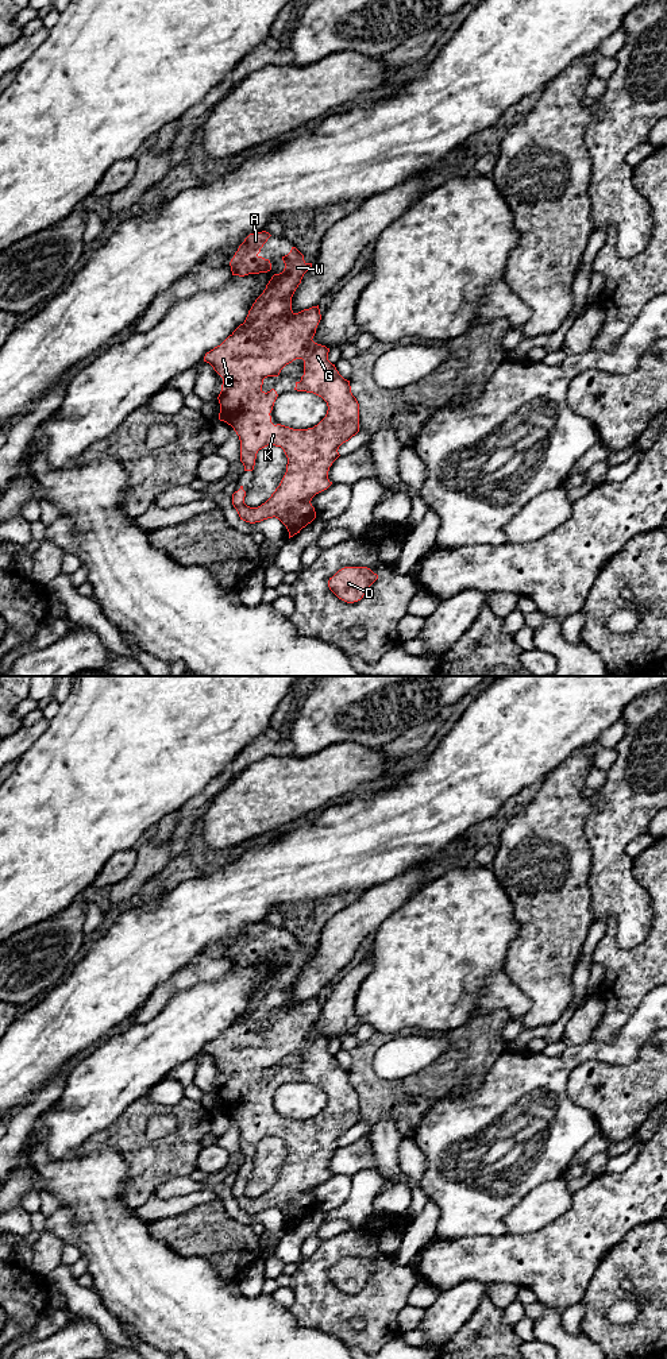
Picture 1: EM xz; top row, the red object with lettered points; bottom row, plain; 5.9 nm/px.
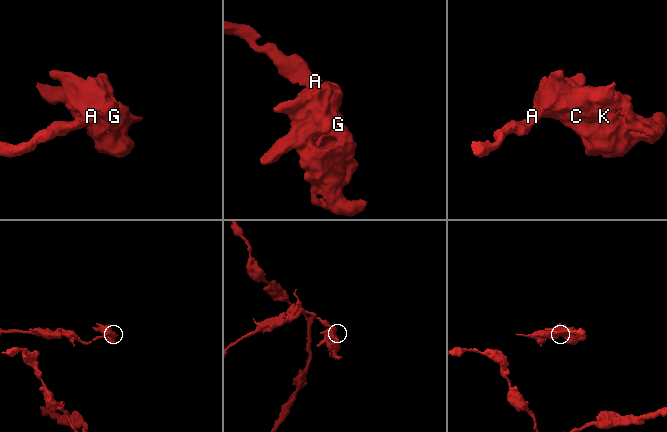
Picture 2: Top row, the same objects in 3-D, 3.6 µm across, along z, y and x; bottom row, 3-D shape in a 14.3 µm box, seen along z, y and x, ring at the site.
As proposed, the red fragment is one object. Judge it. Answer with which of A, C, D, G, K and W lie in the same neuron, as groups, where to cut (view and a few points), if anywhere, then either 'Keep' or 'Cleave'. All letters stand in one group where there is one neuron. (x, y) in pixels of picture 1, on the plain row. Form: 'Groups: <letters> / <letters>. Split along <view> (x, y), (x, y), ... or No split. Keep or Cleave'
Groups: A C D G K W. No split. Keep

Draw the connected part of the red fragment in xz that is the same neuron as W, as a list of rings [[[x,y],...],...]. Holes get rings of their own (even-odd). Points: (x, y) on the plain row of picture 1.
[[[292,938],[282,951],[284,962],[271,968],[248,1001],[244,1014],[220,1036],[207,1043],[204,1053],[209,1054],[223,1069],[217,1088],[219,1111],[231,1116],[239,1127],[240,1153],[244,1162],[254,1161],[258,1142],[267,1136],[281,1138],[288,1148],[286,1163],[265,1194],[258,1198],[247,1197],[244,1194],[246,1182],[240,1177],[232,1185],[232,1196],[240,1211],[250,1215],[278,1209],[286,1217],[290,1229],[316,1209],[311,1192],[332,1175],[328,1162],[340,1147],[339,1138],[359,1123],[359,1094],[351,1084],[350,1072],[344,1070],[335,1055],[328,1051],[329,1039],[312,1031],[321,1011],[319,996],[298,1004],[292,1001],[292,988],[312,954],[306,954],[296,938]],[[296,1050],[304,1051],[304,1066],[300,1073],[296,1073],[294,1081],[313,1084],[321,1088],[328,1097],[325,1108],[308,1120],[274,1116],[270,1104],[278,1085],[274,1080],[267,1084],[262,1081],[265,1069],[278,1067],[281,1061]]]

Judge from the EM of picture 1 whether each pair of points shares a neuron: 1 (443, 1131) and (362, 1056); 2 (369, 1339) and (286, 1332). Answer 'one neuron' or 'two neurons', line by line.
1: two neurons
2: two neurons

